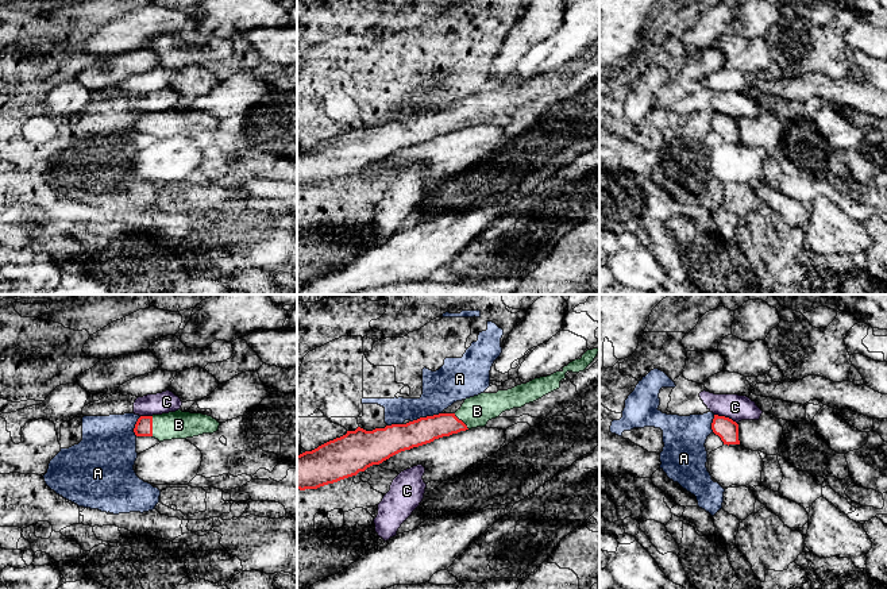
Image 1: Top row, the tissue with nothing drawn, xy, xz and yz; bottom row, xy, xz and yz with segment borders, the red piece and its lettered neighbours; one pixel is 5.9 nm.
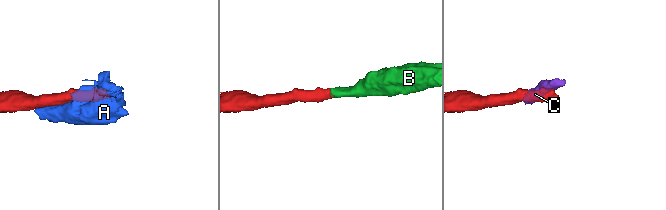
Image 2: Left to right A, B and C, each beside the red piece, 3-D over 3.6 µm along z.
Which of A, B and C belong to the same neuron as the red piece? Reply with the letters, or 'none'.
B

